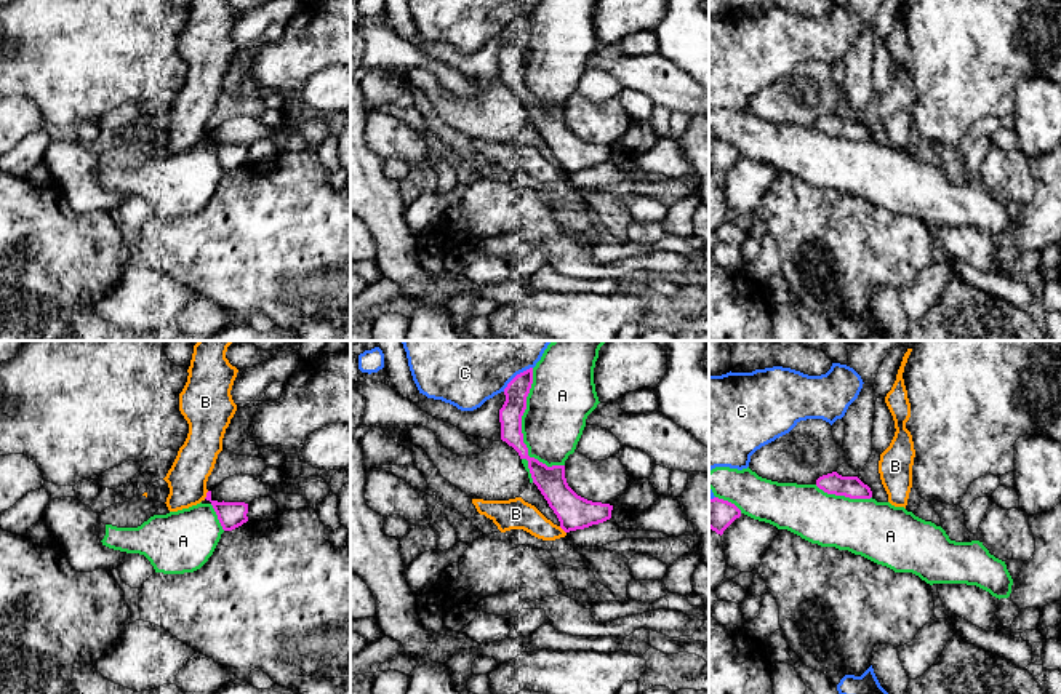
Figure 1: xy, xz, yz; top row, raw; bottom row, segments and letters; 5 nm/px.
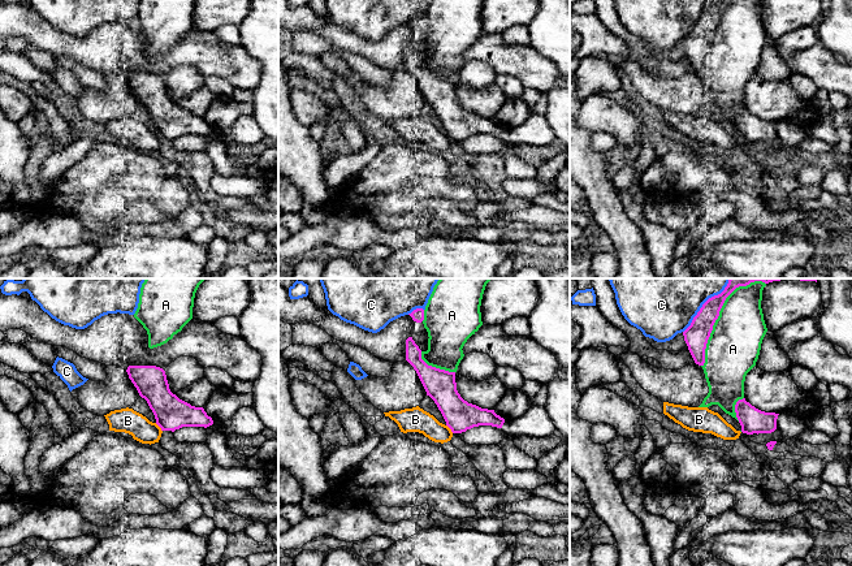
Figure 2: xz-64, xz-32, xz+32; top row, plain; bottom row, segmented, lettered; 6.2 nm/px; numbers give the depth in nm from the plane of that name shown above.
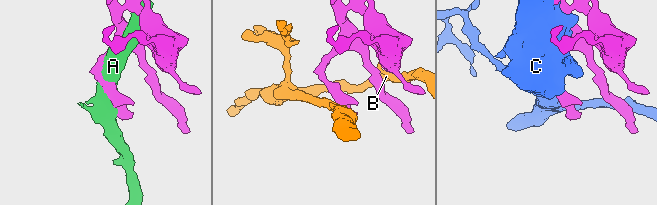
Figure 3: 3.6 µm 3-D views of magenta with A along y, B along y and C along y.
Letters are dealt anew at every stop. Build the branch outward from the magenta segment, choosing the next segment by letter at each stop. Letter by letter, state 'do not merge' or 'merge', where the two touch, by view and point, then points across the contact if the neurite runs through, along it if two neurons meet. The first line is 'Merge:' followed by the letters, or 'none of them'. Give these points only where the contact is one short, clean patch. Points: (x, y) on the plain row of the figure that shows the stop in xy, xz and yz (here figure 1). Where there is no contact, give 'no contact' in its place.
Merge: none of them
A: do not merge; contact xz (520, 71)
B: do not merge; contact xy (207, 136); border xy (208, 133), (204, 139)
C: do not merge; contact xz (516, 18)

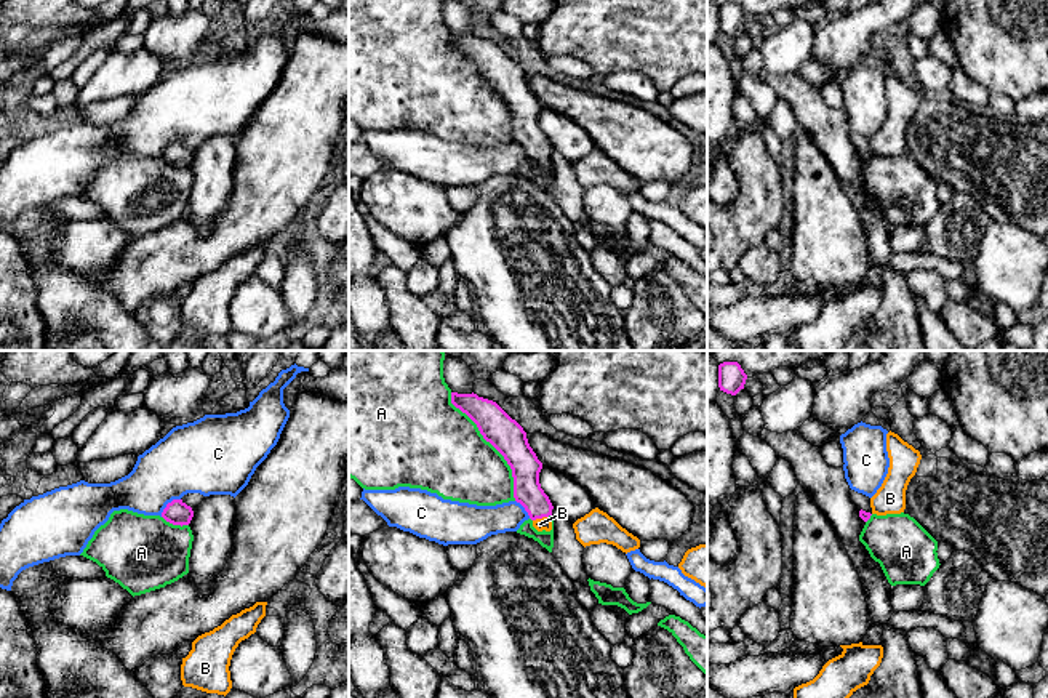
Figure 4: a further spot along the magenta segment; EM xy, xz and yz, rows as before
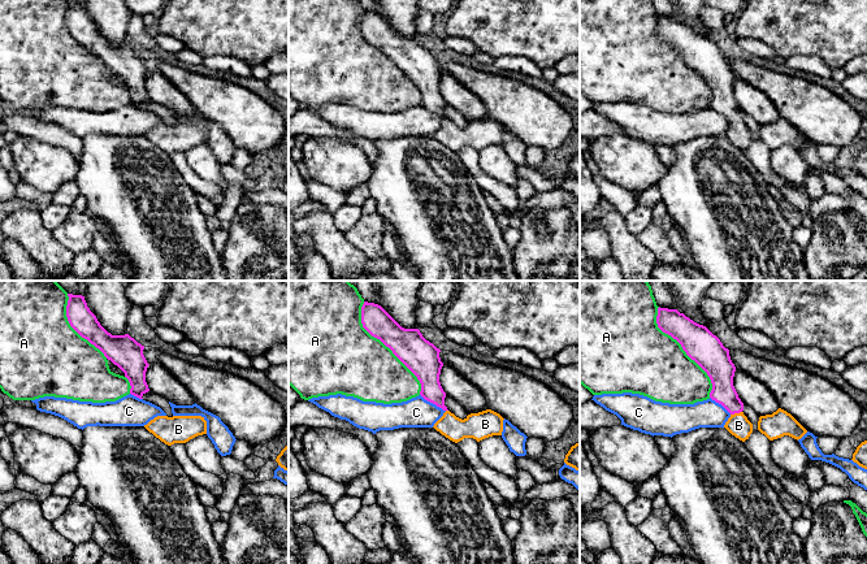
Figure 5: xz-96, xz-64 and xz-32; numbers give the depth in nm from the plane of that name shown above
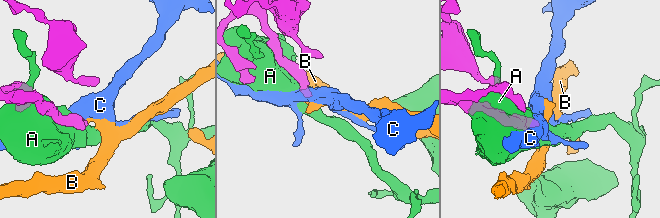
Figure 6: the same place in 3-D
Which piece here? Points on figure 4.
Merge: B
A: do not merge; contact xz (492, 85)
B: merge; contact xz (540, 159); way xz (527, 132), (540, 149), (540, 159), (540, 165)
C: do not merge; contact xy (167, 146); border xy (180, 140), (168, 144), (160, 157)

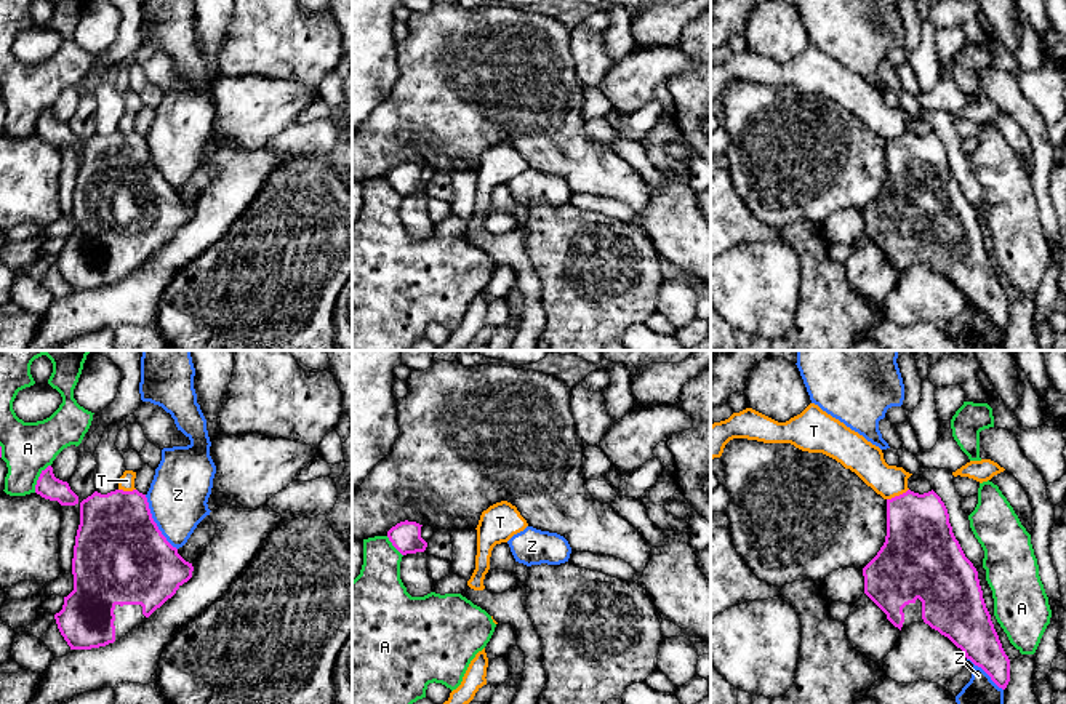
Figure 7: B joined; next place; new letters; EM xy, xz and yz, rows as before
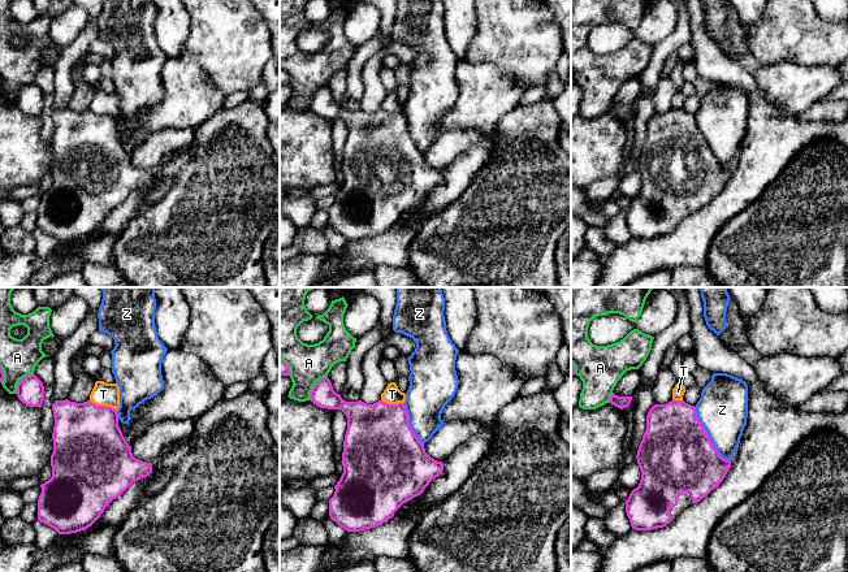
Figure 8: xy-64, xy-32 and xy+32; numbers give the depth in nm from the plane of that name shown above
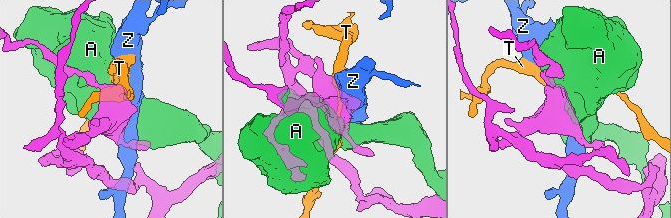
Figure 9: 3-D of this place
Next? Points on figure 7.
Merge: none of them
A: do not merge; contact xy (39, 120)
T: do not merge; contact yz (897, 138)
Z: do not merge; contact xy (154, 164)

